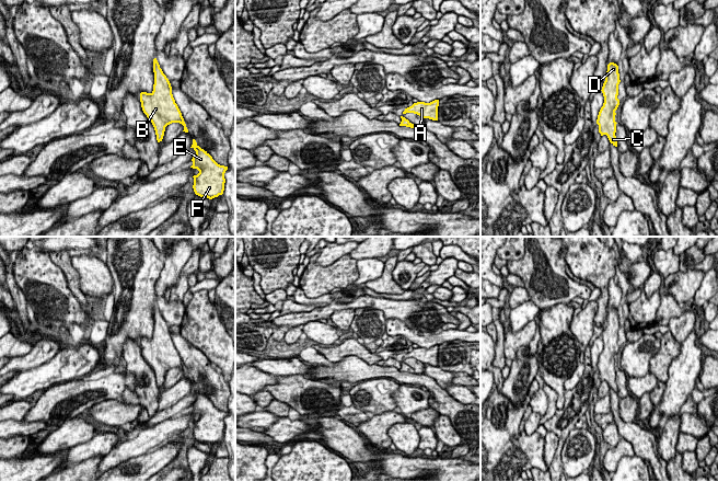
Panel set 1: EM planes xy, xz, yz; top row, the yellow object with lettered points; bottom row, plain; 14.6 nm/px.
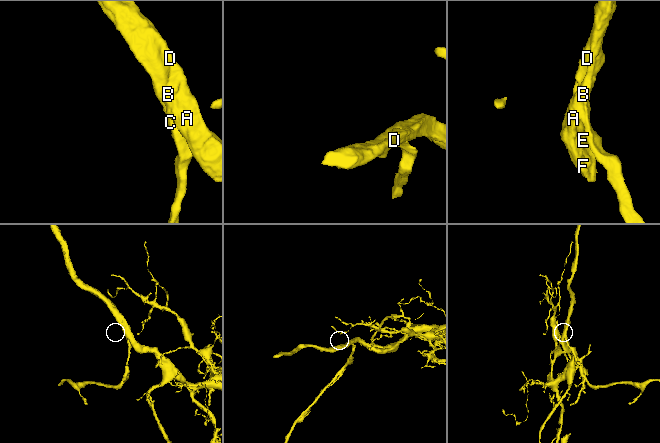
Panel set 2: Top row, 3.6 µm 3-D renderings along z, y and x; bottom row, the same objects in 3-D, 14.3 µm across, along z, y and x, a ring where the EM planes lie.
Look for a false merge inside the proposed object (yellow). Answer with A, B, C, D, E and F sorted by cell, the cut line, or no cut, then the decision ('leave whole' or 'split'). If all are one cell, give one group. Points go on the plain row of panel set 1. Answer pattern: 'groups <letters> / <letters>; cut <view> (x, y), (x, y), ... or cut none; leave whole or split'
groups A B C D E F; cut none; leave whole

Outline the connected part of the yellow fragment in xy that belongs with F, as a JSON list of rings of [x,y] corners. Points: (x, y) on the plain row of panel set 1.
[[[193,385],[190,393],[196,397],[190,413],[199,416],[197,421],[193,422],[195,439],[209,445],[222,440],[225,428],[224,418],[228,412],[218,410],[207,397],[197,390],[195,385]]]

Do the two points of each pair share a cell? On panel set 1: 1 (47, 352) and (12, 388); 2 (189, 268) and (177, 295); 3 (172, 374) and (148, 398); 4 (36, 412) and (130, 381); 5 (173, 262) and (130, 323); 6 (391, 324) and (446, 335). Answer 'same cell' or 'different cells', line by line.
1: different cells
2: same cell
3: different cells
4: same cell
5: different cells
6: same cell

